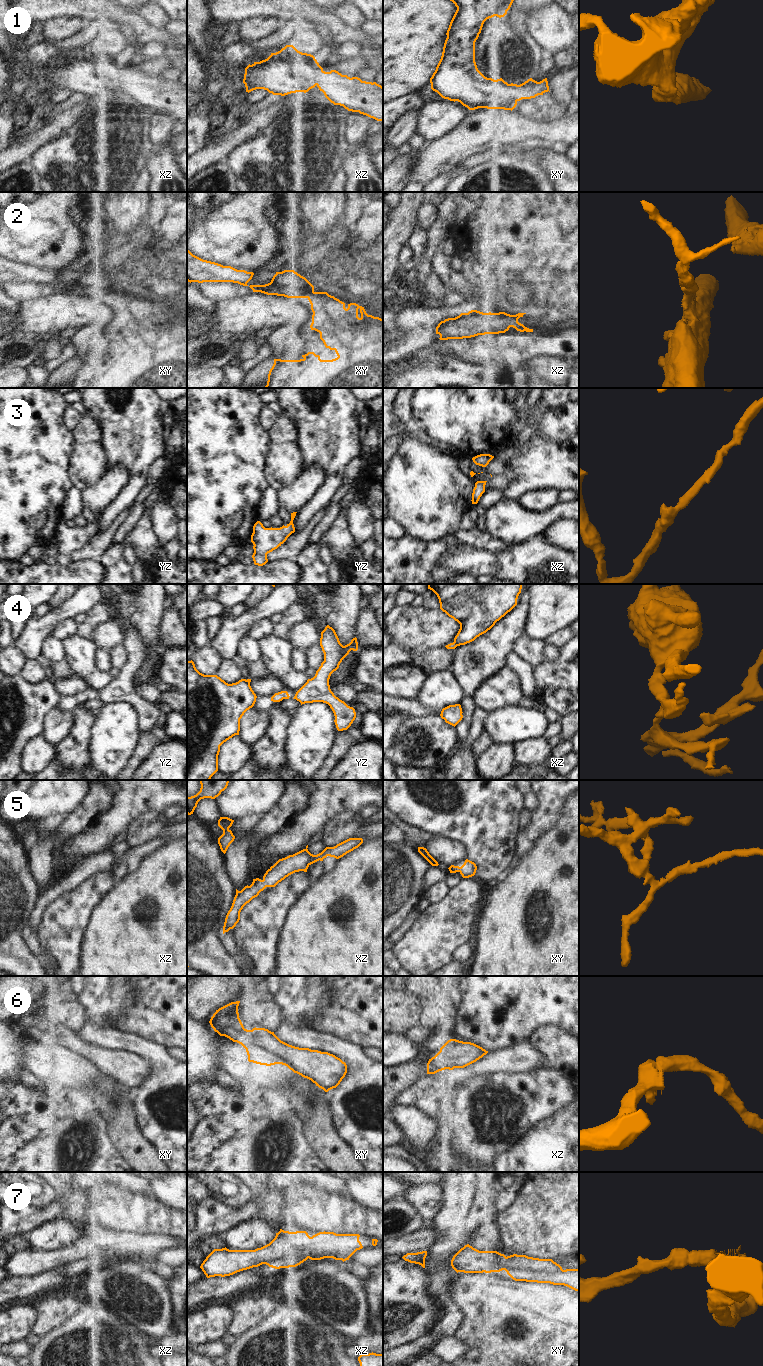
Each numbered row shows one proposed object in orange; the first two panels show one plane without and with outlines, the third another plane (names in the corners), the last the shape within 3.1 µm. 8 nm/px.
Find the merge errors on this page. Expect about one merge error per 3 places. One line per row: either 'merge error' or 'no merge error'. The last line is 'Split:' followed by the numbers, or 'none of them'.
1: no merge error
2: no merge error
3: no merge error
4: merge error
5: no merge error
6: no merge error
7: no merge error
Split: 4

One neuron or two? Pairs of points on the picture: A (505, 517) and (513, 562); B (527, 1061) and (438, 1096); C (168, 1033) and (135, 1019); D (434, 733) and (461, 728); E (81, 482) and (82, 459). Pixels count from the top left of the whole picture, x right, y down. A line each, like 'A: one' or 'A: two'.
A: two
B: one
C: one
D: two
E: one

